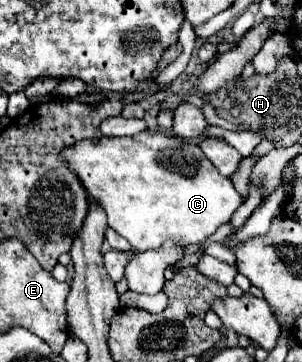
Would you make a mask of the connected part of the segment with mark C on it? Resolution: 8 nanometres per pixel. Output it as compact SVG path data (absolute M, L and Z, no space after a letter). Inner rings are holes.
M142 131L132 137L100 137L84 139L62 153L66 165L78 173L78 181L88 193L88 199L98 203L108 217L108 225L122 235L136 253L158 249L164 241L182 245L206 241L222 223L228 223L232 213L242 205L232 181L222 177L206 155L194 143L182 143L162 131Z

